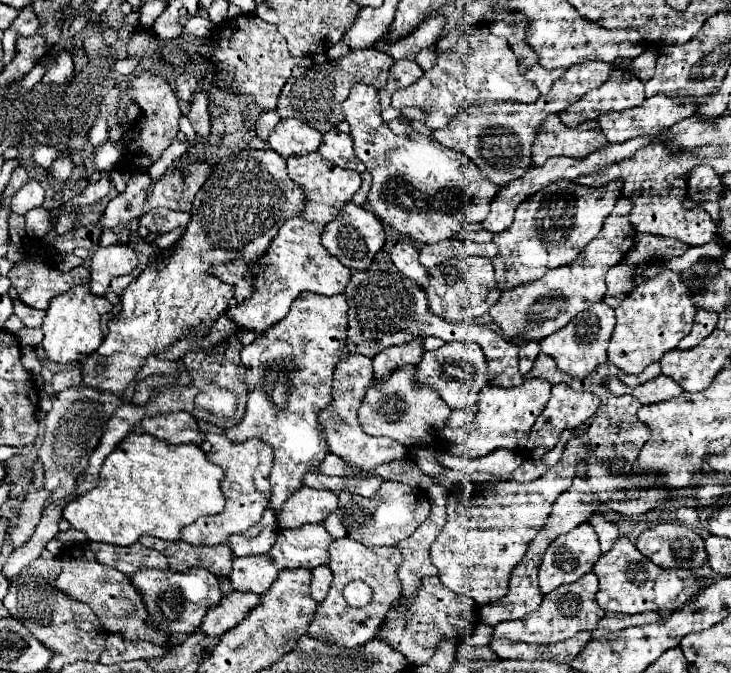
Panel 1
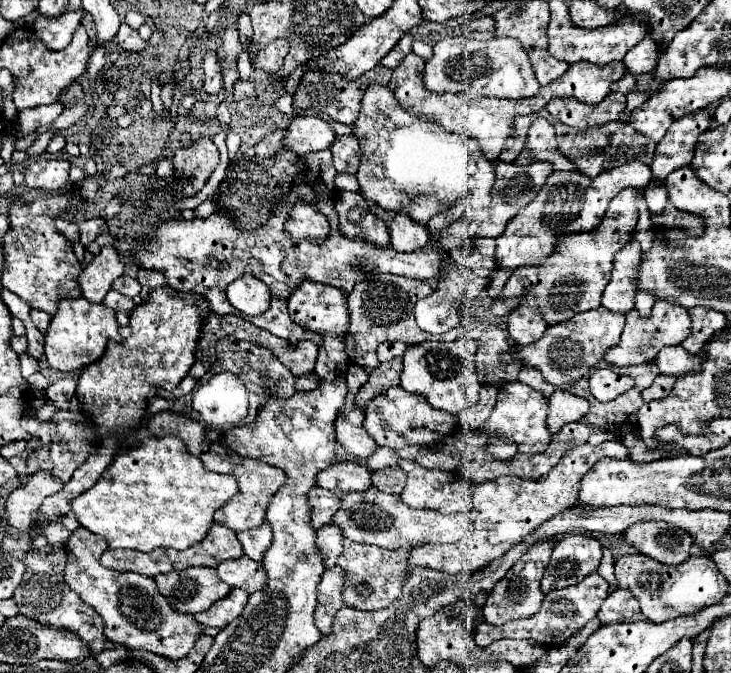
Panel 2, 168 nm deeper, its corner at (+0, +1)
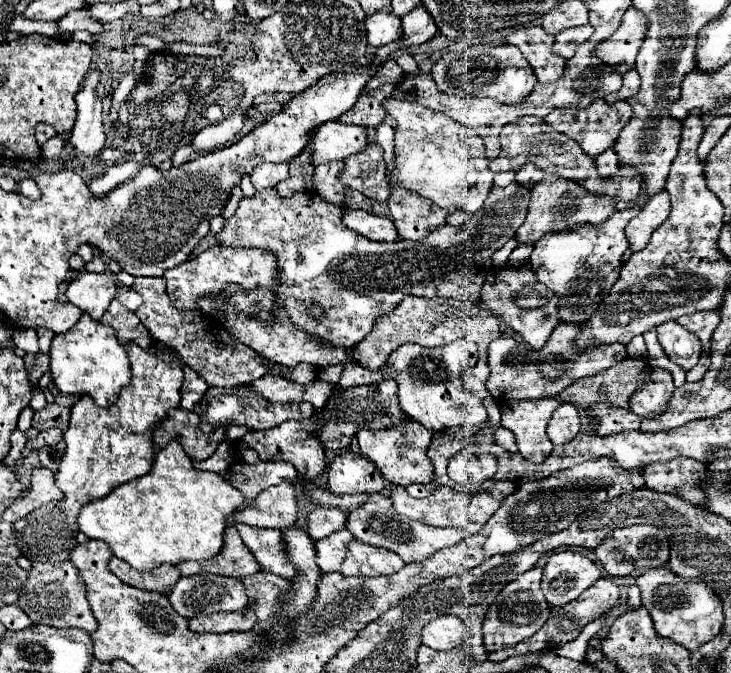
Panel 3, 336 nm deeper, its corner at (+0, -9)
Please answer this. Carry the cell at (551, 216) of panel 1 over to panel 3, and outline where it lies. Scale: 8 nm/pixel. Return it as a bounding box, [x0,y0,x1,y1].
[516,179,618,245]

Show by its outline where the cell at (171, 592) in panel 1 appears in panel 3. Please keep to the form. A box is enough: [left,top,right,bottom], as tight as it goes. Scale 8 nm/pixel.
[168,573,248,619]

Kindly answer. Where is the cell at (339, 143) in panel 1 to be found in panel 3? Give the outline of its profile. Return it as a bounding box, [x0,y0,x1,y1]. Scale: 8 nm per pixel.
[338,141,390,201]

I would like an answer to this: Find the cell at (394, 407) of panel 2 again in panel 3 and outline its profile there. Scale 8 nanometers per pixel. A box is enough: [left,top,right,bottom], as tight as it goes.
[356,417,434,487]

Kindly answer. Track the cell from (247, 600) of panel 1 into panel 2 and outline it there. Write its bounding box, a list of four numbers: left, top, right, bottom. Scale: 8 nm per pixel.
[194,589,248,629]

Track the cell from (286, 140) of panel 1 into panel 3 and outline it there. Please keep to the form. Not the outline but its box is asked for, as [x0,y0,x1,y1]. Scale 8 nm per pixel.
[308,121,366,165]

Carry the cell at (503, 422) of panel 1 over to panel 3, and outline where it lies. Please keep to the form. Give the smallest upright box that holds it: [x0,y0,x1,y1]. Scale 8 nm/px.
[502,399,556,463]

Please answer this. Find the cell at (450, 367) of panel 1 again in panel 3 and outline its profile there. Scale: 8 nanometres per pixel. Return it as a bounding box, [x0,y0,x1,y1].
[388,339,488,431]

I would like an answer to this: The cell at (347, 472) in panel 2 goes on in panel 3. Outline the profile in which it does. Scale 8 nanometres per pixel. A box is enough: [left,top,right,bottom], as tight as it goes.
[328,451,382,495]

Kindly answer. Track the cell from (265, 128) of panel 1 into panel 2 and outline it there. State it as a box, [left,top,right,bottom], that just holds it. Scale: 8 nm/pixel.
[256,129,286,159]

